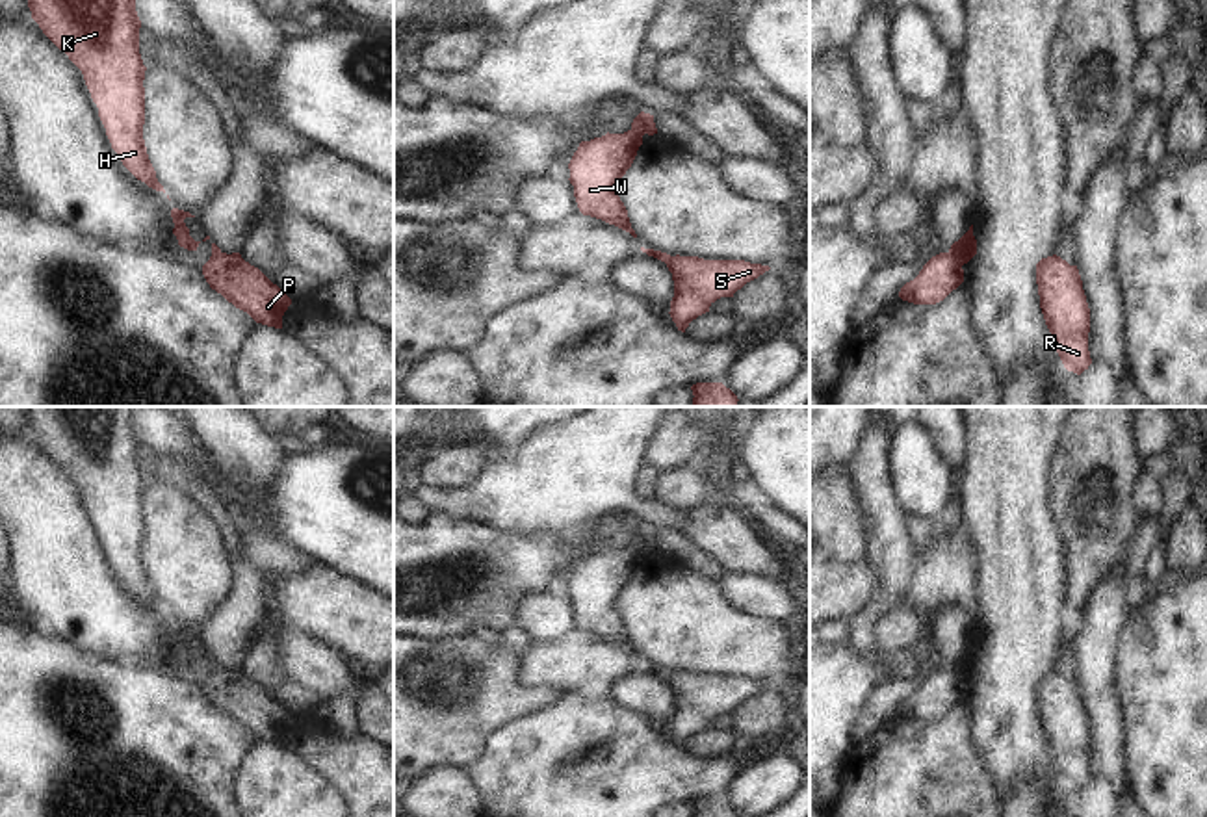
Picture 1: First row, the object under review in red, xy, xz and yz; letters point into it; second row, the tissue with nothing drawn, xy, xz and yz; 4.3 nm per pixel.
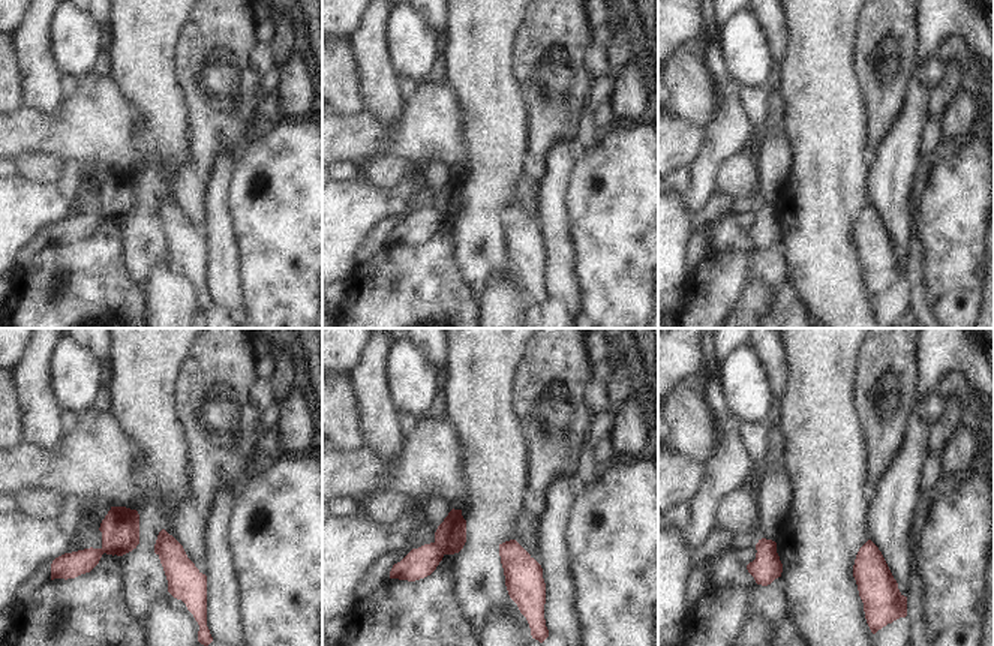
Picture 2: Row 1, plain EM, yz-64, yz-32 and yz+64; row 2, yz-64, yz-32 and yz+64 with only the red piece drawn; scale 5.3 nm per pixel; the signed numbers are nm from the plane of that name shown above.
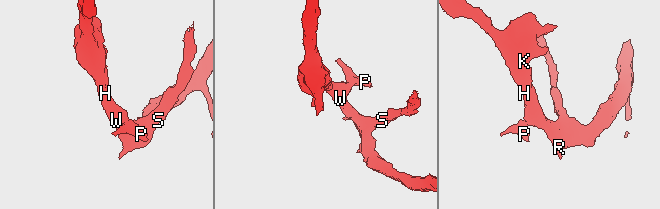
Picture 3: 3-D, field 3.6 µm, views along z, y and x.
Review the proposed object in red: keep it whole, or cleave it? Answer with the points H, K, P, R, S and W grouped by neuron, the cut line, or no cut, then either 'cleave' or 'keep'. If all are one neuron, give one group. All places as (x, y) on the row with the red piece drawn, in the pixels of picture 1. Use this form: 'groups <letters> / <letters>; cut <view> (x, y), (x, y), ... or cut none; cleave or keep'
groups H K R S W / P; cut yz (947, 253), (960, 268); cleave

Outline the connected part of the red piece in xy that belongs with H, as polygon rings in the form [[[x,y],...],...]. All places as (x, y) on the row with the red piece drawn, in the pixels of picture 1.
[[[28,0],[28,7],[43,33],[82,71],[111,149],[123,165],[149,188],[165,193],[143,139],[147,67],[139,54],[141,20],[136,0]]]

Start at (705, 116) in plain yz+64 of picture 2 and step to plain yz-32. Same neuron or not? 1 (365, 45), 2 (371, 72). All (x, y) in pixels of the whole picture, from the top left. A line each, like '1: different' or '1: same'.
1: different
2: different

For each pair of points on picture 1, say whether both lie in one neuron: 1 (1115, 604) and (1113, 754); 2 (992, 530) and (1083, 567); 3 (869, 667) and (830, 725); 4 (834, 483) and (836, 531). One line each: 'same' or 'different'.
1: same
2: different
3: same
4: same

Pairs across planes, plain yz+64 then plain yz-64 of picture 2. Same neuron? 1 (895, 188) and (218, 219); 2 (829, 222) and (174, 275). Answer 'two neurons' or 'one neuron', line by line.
1: one neuron
2: two neurons

